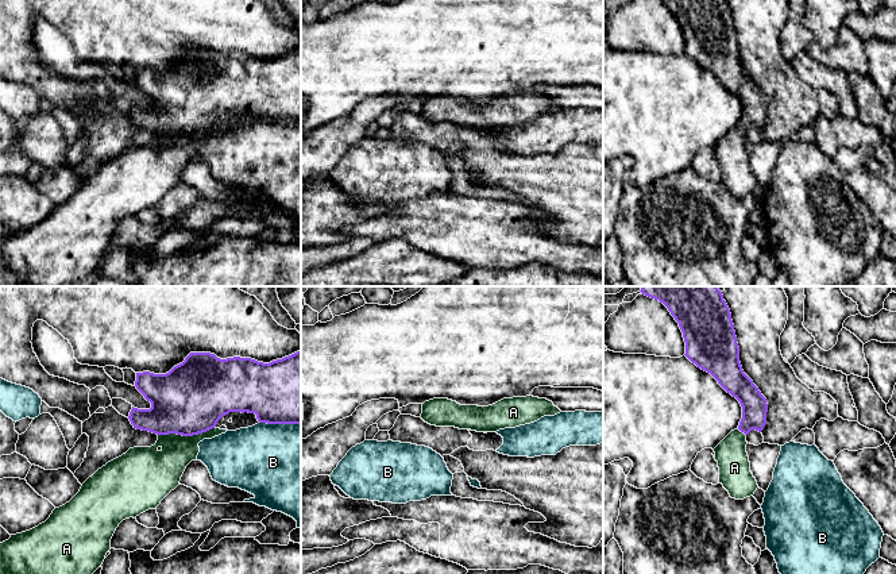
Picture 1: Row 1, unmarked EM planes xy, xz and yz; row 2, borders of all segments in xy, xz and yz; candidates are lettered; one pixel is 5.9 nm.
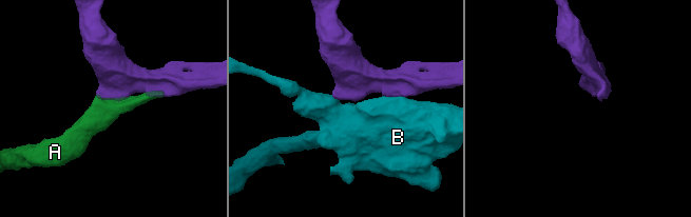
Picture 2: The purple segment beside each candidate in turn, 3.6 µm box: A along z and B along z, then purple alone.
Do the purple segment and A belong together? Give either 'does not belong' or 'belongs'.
belongs

